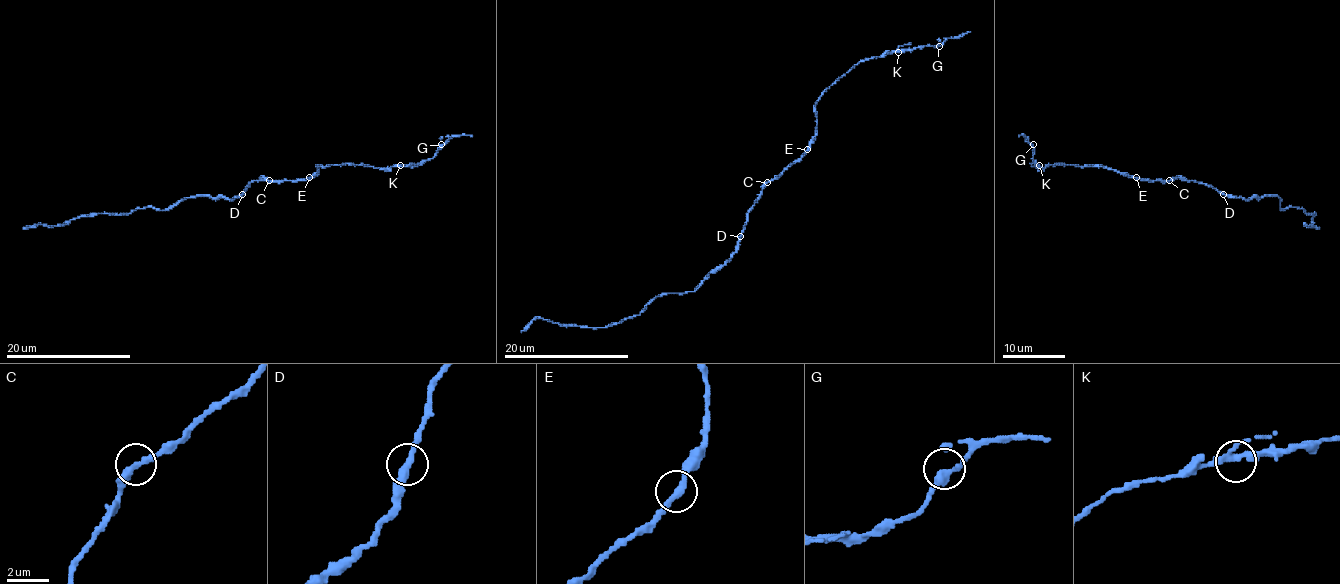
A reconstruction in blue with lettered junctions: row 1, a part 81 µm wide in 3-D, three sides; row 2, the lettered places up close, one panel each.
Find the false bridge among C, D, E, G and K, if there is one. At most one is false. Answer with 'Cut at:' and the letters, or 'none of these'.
Cut at: none of these

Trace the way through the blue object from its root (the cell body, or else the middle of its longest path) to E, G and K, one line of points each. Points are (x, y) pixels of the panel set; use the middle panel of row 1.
E: (754, 201), (770, 180), (795, 163), (807, 149)
G: (754, 201), (770, 180), (807, 149), (817, 126), (815, 102), (831, 85), (873, 57), (939, 46)
K: (754, 201), (770, 180), (795, 163), (807, 149), (815, 135), (815, 102), (818, 97), (860, 61), (898, 52)

